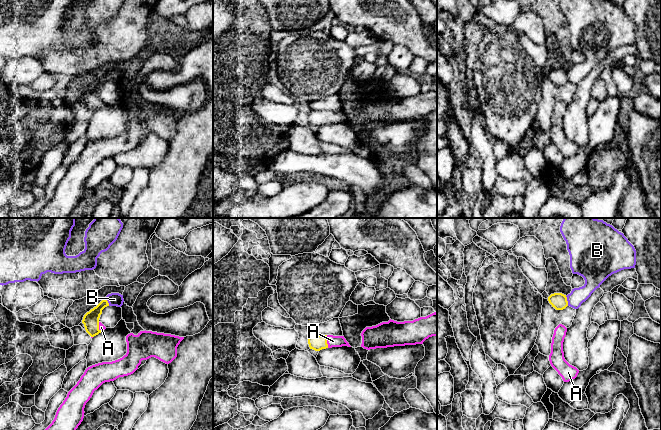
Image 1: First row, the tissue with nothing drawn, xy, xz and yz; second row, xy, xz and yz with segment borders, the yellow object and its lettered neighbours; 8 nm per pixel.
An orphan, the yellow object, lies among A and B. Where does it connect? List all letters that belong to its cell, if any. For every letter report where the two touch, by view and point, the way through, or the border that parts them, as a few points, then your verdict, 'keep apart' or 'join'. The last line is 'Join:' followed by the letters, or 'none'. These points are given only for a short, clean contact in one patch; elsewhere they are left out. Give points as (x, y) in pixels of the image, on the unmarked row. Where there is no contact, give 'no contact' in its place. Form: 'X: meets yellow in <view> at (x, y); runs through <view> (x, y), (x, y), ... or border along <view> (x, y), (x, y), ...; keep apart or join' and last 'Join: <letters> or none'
A: meets yellow in xz at (326, 117); runs through xz (317, 118), (326, 117), (333, 117); join
B: meets yellow in yz at (567, 77); border along yz (565, 72), (568, 81); keep apart
Join: A

